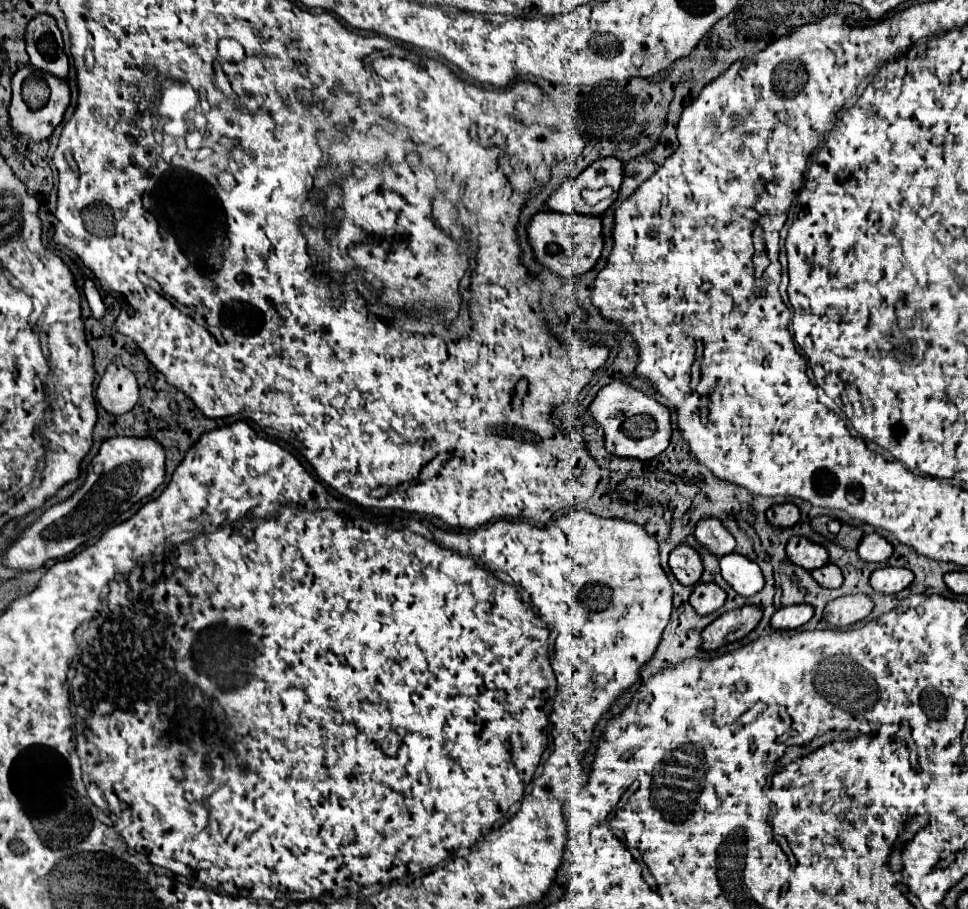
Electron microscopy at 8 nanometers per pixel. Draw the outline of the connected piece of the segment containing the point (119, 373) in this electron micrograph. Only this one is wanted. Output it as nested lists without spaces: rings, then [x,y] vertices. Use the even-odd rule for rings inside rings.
[[[114,363],[108,365],[96,389],[96,397],[108,413],[122,415],[132,411],[132,407],[138,403],[136,375],[126,367],[118,367]]]

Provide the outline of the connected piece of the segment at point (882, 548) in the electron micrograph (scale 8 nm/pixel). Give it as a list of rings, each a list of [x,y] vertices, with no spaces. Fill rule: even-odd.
[[[868,533],[862,537],[860,545],[858,545],[858,555],[864,559],[864,561],[886,561],[890,555],[892,555],[894,547],[892,543],[886,541],[886,537],[882,537],[880,533]]]

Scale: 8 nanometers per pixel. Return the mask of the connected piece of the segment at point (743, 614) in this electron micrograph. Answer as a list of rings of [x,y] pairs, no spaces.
[[[744,605],[740,609],[726,611],[702,631],[702,639],[704,639],[702,647],[706,651],[712,651],[726,643],[738,641],[744,635],[748,635],[758,625],[760,619],[762,619],[762,611],[756,605]]]

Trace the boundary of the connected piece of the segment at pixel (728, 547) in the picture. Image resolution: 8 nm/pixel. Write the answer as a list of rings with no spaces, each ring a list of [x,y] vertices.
[[[702,517],[696,525],[694,535],[704,547],[708,547],[718,557],[732,553],[734,545],[736,545],[734,537],[728,533],[728,529],[722,525],[722,521],[716,517]]]

